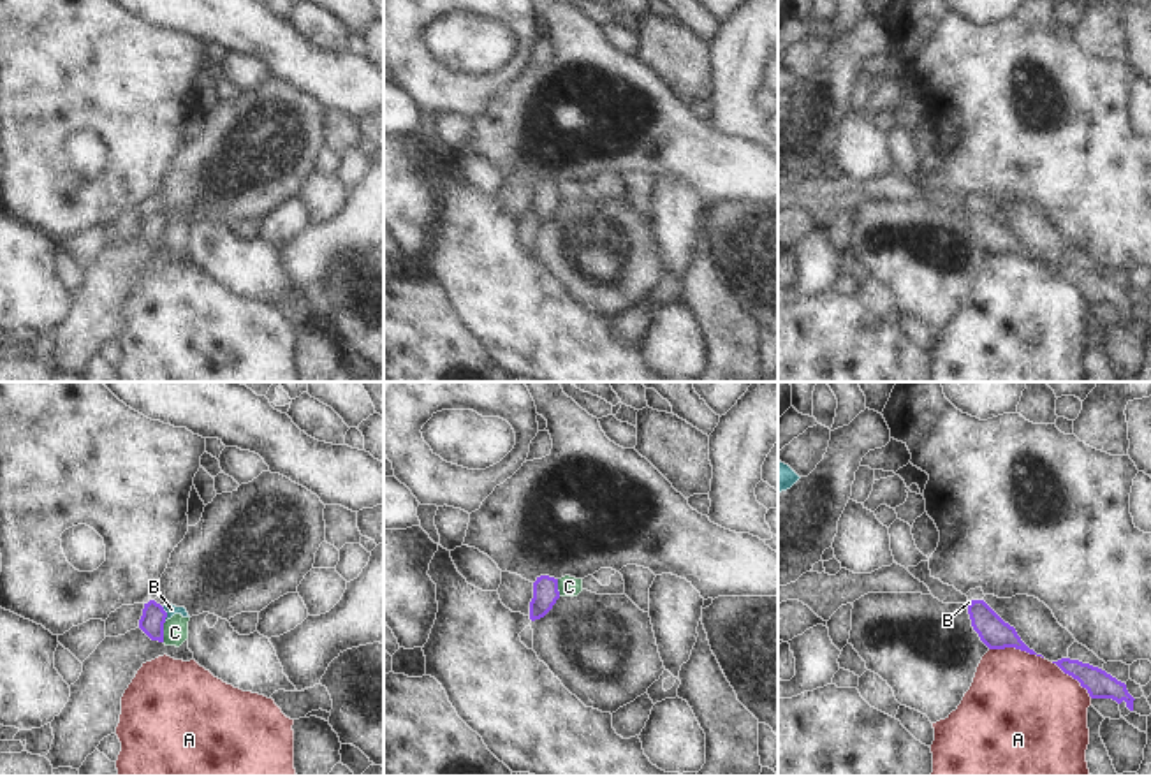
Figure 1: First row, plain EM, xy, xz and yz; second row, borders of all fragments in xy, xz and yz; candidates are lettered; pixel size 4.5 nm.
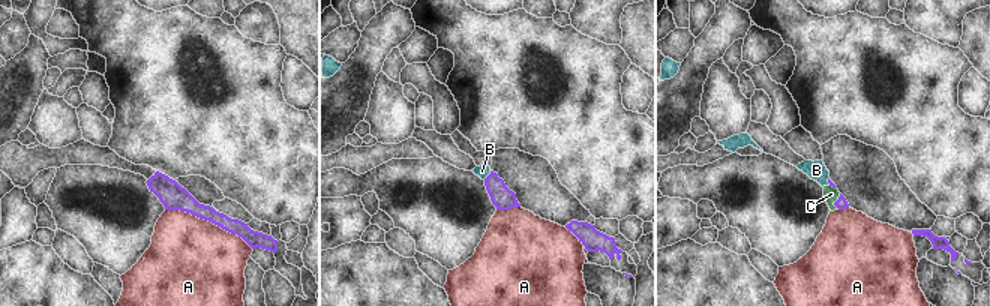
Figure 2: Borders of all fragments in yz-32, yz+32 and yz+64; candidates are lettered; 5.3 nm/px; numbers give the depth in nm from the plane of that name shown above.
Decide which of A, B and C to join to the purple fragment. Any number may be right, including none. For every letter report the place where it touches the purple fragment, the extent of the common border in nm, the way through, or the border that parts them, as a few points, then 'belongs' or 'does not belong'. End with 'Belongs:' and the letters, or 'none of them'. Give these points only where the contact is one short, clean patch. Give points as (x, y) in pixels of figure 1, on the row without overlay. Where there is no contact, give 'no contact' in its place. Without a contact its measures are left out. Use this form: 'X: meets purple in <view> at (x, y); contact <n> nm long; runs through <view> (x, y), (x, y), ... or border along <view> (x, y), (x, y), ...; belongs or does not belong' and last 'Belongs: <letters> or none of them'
A: meets purple in yz at (1016, 254); contact 260 nm long; border along yz (989, 254), (1019, 254), (1042, 264); does not belong
B: meets purple in xy at (166, 219); contact 80 nm long; border along xy (161, 212), (166, 226); does not belong
C: meets purple in xy at (162, 238); contact 100 nm long; border along xy (166, 227), (162, 247); does not belong
Belongs: none of them

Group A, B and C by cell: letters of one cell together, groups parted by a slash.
A / B C

